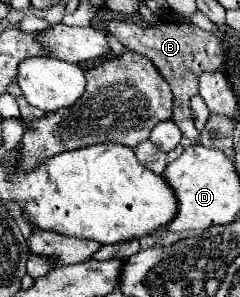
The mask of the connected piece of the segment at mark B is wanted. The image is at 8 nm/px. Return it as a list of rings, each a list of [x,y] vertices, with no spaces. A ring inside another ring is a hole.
[[[110,20],[108,24],[110,34],[114,34],[128,50],[148,56],[166,78],[172,88],[172,104],[174,104],[174,122],[182,130],[184,136],[198,140],[198,130],[194,128],[192,112],[190,112],[190,98],[198,92],[198,74],[208,70],[214,72],[224,62],[224,48],[220,38],[214,32],[196,28],[192,24],[158,24],[158,26],[138,26],[126,20]]]

